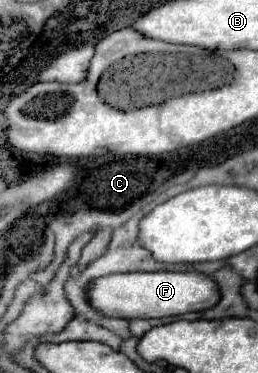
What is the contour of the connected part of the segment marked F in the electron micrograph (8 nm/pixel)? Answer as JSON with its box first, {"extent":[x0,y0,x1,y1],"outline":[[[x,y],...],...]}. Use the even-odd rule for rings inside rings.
{"extent":[88,271,220,319],"outline":[[[152,271],[152,273],[120,273],[96,279],[88,289],[90,303],[110,317],[126,319],[152,319],[152,317],[172,317],[188,311],[204,311],[220,301],[212,277],[204,273],[178,273],[178,271]]]}

